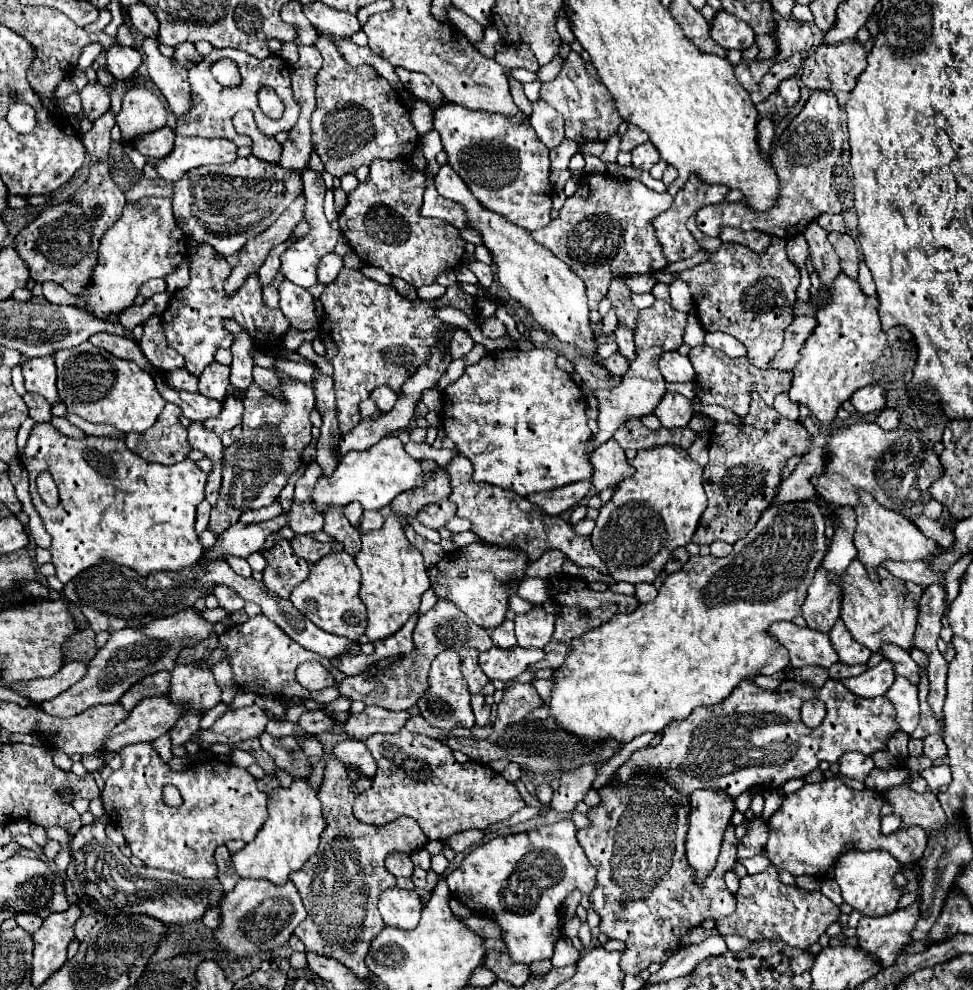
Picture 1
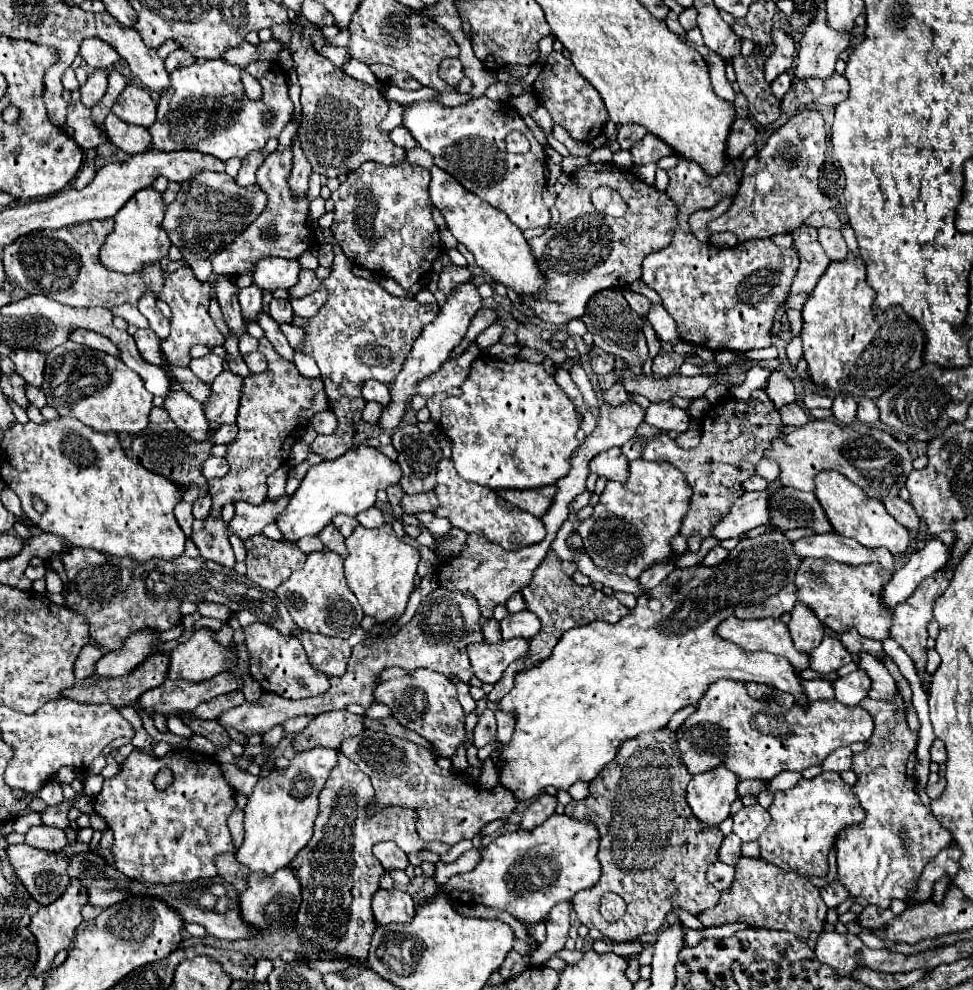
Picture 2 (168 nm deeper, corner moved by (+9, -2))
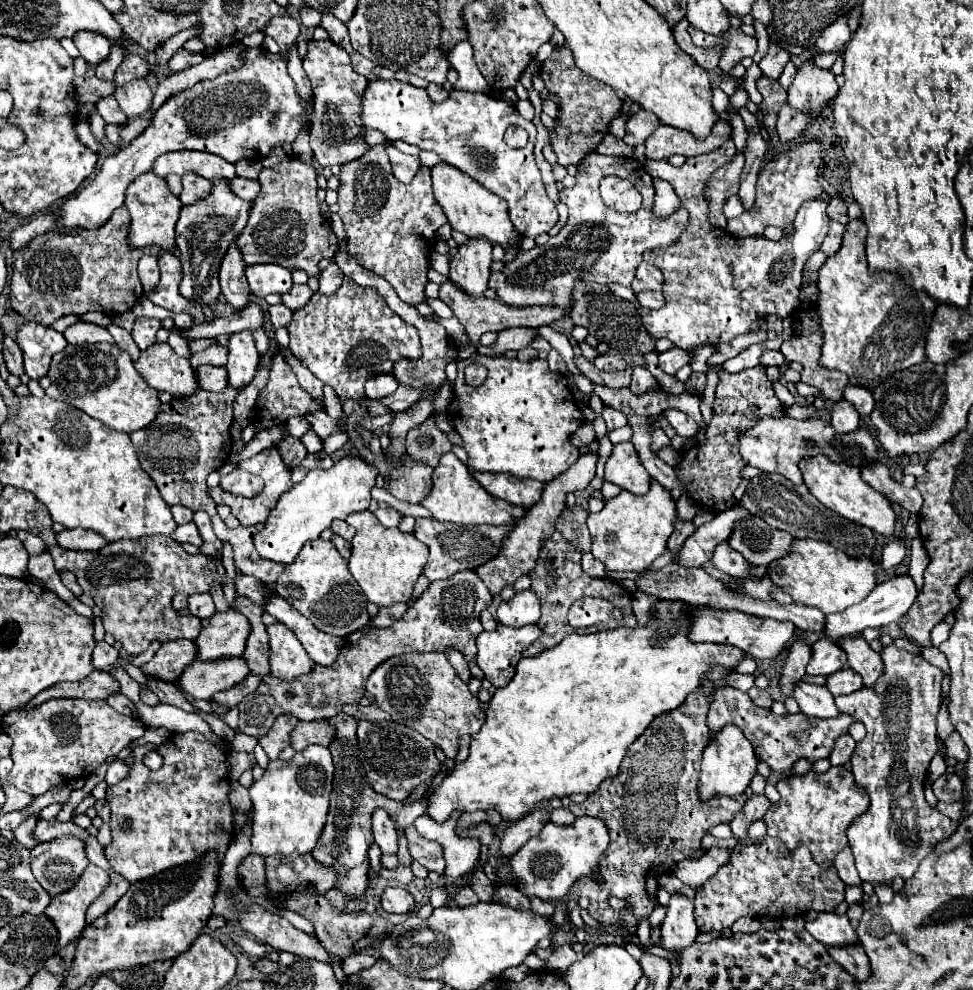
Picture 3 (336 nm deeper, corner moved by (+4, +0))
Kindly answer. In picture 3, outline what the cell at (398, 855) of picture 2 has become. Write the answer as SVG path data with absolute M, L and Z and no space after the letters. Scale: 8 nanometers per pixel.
M376 808L372 816L372 834L376 844L380 846L382 854L396 854L398 852L398 836L390 816L384 808Z

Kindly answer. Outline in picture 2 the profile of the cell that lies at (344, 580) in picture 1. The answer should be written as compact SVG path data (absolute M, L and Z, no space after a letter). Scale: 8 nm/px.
M329 550L311 552L301 572L289 576L289 580L285 580L275 590L275 594L287 606L293 622L301 630L321 632L325 636L349 638L363 620L363 610L343 576L343 558Z

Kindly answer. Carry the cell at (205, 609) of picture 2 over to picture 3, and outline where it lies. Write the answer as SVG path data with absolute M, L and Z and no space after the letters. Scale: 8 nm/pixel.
M206 592L206 594L192 594L188 596L188 612L196 618L210 618L216 608L214 608L214 602L212 602L212 596Z

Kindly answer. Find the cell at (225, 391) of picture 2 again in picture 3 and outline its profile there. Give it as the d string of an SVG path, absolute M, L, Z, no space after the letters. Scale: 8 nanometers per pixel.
M236 332L230 336L230 358L228 358L228 378L232 388L242 388L248 386L256 374L260 354L254 346L252 332Z

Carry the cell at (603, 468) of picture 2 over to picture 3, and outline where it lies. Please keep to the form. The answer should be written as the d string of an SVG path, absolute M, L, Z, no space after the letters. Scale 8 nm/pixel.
M622 442L614 446L612 456L606 462L606 480L632 494L646 494L652 476L646 472L646 468L642 468L634 446L630 442Z

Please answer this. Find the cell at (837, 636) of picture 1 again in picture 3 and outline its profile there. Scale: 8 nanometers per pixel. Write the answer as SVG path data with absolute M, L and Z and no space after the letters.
M818 640L812 644L812 658L806 666L806 674L830 676L846 666L846 652L832 640Z

